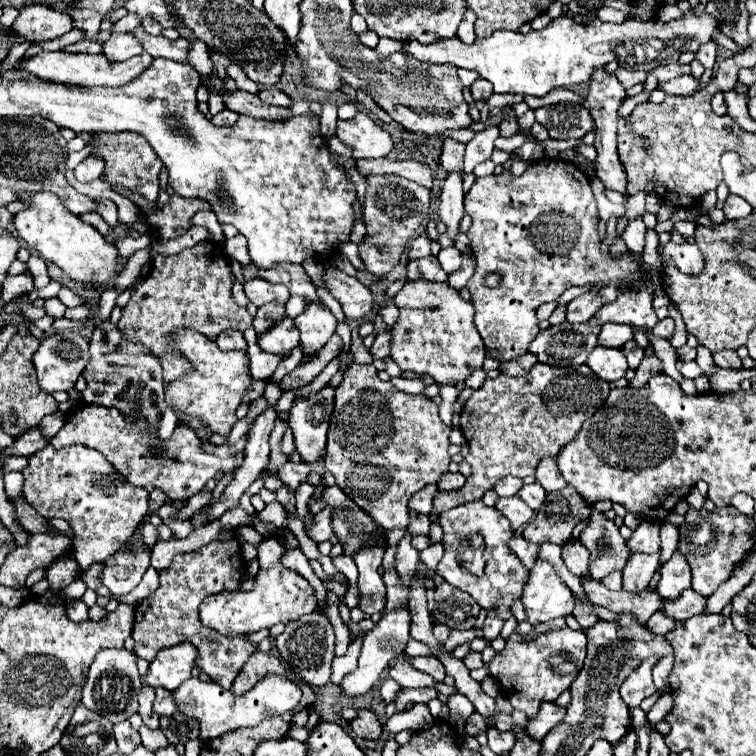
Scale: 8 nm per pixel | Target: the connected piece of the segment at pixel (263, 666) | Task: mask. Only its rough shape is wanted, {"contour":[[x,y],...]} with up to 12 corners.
{"contour":[[254,652],[238,672],[232,692],[248,692],[264,674],[294,672],[274,654]]}

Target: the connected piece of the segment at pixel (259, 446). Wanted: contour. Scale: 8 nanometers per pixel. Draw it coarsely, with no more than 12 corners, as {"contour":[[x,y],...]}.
{"contour":[[268,380],[268,408],[256,416],[242,466],[212,508],[190,520],[200,528],[240,504],[240,496],[268,470],[268,438],[282,388]]}

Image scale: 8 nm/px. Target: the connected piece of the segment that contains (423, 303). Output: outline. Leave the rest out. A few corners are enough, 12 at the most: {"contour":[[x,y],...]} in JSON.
{"contour":[[406,282],[394,296],[392,360],[458,384],[486,348],[452,286]]}

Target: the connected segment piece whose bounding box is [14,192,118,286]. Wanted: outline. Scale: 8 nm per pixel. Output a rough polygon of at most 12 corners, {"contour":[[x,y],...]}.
{"contour":[[52,192],[22,196],[20,238],[74,282],[106,286],[118,250]]}

